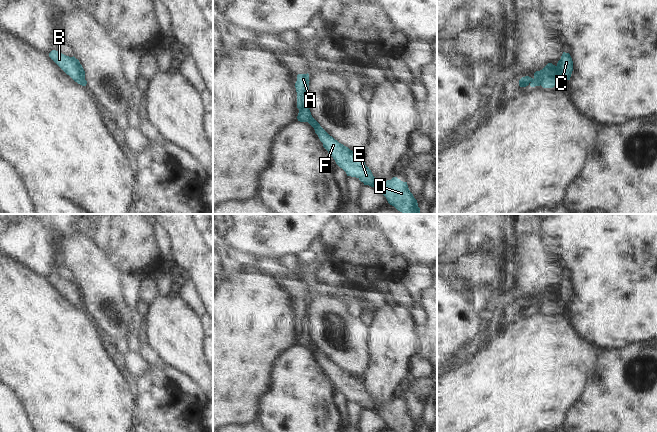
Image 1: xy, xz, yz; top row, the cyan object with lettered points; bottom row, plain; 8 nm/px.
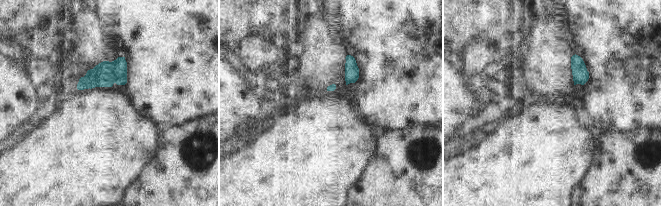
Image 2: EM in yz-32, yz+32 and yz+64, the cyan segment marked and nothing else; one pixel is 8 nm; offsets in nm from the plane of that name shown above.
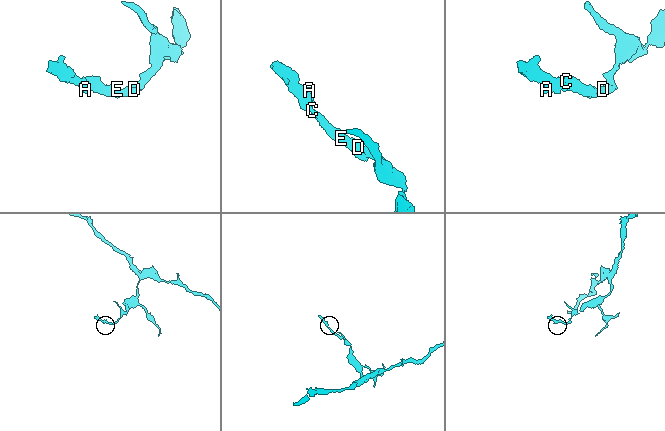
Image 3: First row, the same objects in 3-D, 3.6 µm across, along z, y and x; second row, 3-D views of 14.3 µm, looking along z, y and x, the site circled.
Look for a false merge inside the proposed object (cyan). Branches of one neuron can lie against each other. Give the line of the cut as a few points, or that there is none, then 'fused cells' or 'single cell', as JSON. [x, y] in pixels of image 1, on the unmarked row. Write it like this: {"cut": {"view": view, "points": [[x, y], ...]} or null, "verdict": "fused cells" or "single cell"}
{"cut": null, "verdict": "single cell"}

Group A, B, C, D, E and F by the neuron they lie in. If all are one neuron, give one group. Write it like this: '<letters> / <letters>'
A B C D E F

